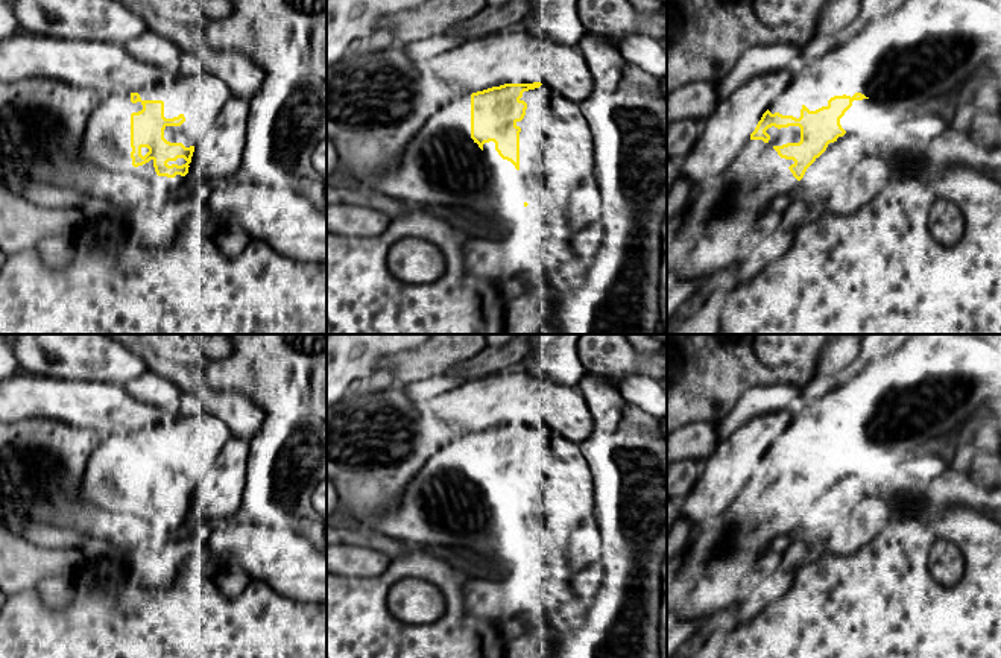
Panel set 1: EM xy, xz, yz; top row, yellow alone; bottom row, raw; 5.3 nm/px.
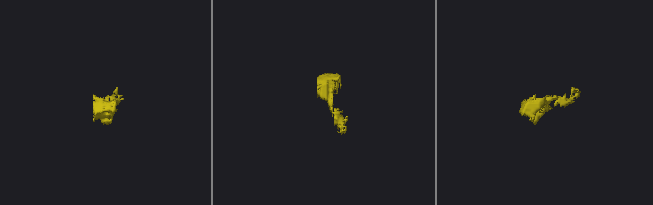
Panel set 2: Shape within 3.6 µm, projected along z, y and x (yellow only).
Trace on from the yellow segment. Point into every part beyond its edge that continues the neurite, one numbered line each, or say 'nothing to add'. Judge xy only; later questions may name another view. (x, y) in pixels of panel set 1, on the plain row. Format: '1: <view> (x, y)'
1: xy (199, 438)

